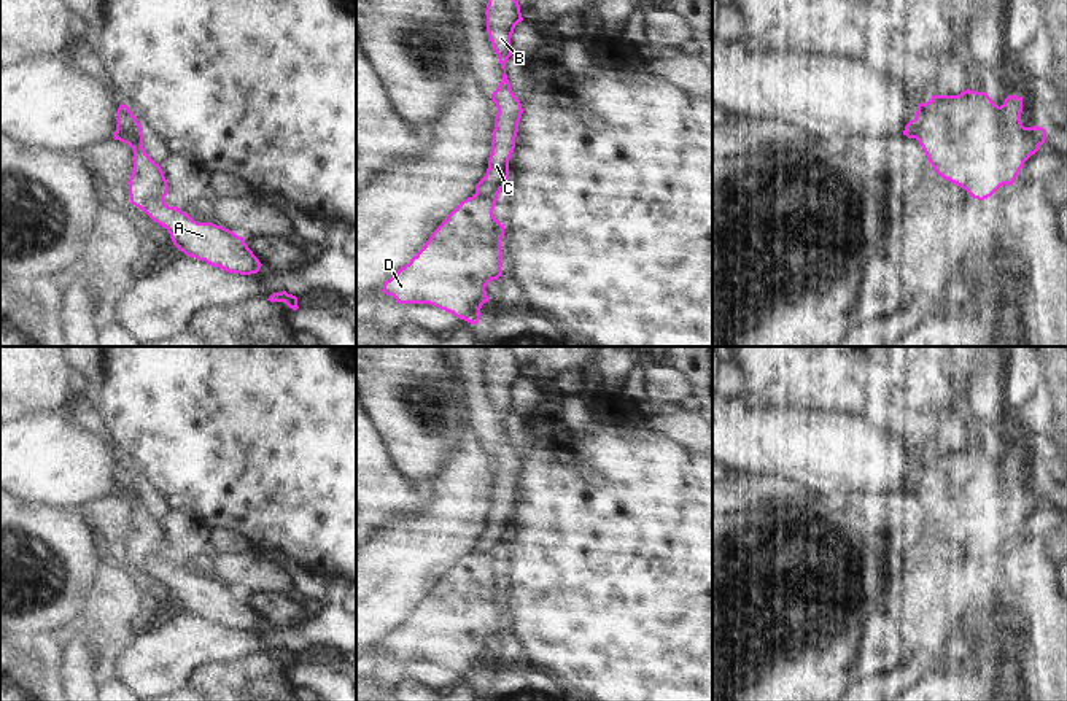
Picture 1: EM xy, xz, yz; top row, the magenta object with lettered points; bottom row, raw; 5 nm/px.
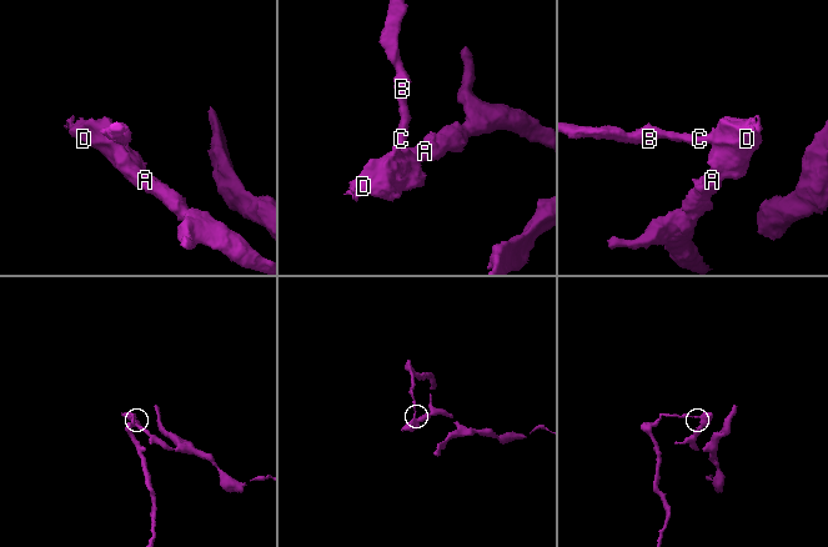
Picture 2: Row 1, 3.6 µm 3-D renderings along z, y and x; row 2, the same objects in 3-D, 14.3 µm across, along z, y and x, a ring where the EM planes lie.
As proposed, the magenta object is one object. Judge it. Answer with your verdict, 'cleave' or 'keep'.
cleave

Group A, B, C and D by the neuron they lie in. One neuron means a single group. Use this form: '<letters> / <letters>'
A D / B C

